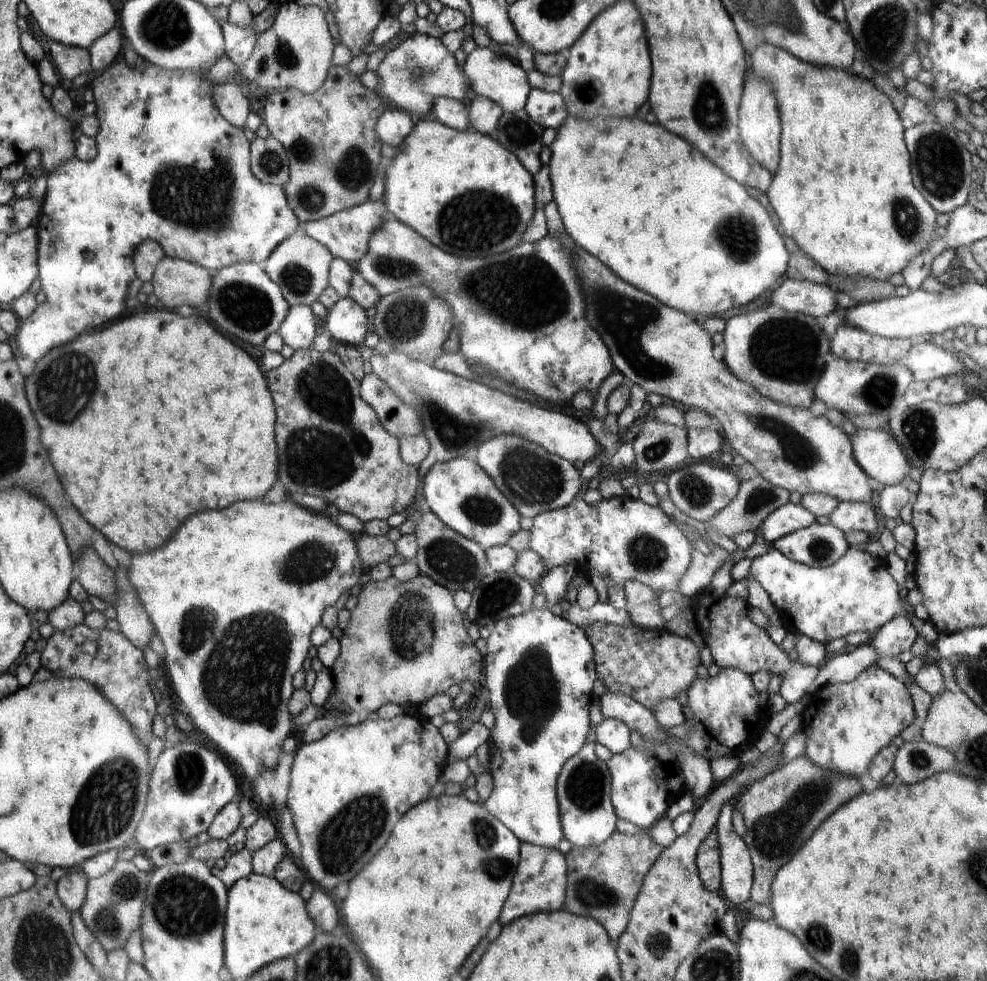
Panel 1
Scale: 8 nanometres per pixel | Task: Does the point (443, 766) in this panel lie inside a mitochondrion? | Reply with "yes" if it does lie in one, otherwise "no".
no

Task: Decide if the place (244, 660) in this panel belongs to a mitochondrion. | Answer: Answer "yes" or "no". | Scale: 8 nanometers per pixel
yes

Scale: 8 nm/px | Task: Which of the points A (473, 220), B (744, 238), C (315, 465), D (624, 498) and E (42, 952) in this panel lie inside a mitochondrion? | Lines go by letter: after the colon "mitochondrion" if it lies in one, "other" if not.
A: mitochondrion
B: mitochondrion
C: mitochondrion
D: other
E: mitochondrion

